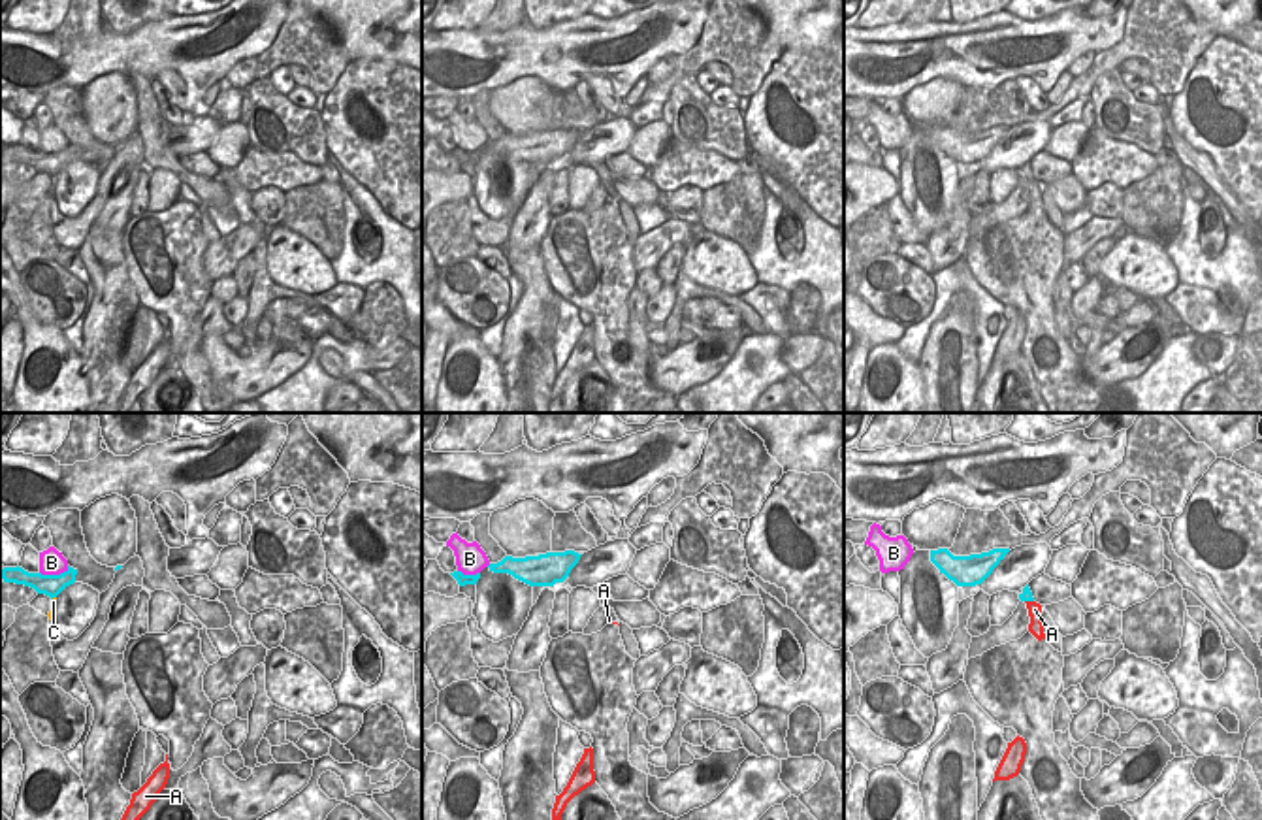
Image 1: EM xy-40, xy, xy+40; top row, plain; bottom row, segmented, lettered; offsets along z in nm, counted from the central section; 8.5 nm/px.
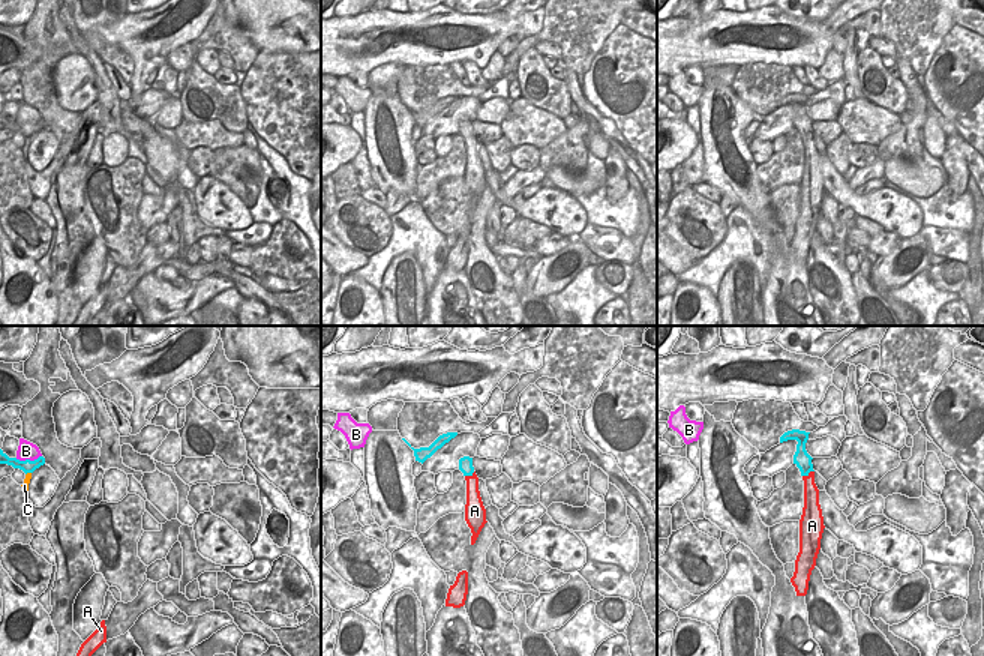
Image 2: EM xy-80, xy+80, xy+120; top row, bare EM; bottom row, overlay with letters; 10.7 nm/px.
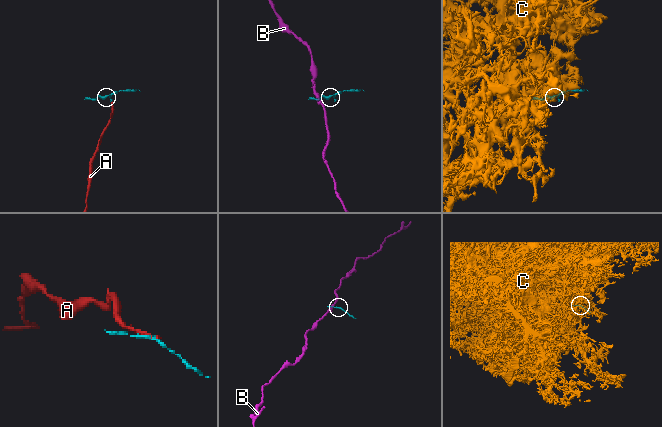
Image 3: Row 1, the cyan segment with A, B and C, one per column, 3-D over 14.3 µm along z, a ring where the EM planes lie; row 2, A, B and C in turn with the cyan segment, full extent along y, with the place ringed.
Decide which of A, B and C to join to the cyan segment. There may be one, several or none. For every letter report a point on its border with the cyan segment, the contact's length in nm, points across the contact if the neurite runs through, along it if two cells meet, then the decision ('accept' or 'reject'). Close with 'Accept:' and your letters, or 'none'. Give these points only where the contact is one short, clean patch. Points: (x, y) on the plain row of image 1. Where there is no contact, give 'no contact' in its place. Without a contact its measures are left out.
A: contact xy+40 (1029, 178); length 80 nm; border xy+40 (1025, 178), (1033, 180); reject
B: contact xy-40 (53, 153); length 260 nm; border xy-40 (68, 144), (59, 151), (40, 149); reject
C: contact xy-40 (53, 174); length 60 nm; border xy-40 (55, 174), (51, 178); reject
Accept: none

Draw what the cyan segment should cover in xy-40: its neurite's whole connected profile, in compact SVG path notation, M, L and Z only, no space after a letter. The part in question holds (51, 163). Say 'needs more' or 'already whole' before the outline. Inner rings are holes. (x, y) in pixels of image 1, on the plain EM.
already whole; M4 145L0 155L4 160L15 160L34 166L38 172L45 172L51 177L57 175L66 164L75 160L77 147L70 145L60 153L28 151L23 145Z

